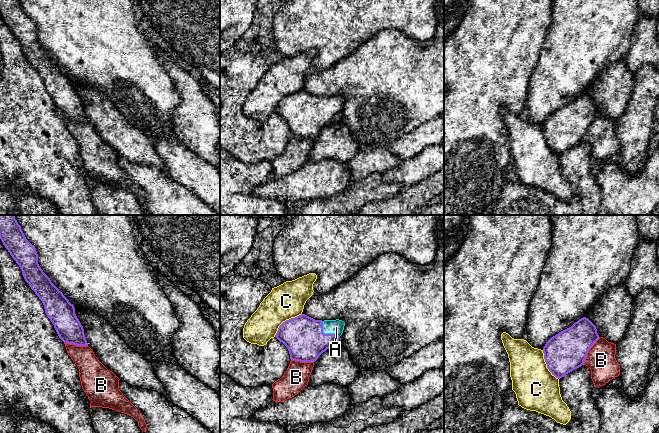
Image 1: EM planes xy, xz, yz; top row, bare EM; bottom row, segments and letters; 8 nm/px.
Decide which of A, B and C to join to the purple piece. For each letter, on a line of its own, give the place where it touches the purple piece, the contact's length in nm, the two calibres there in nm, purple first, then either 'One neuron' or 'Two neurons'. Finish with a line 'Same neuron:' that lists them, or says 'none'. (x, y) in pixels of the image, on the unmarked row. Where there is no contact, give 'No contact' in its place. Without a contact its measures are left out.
A: Touches purple at xz (326, 110). Shared border 190 nm. Thickness 320 nm (purple) against 120 nm. One neuron
B: Touches purple at yz (588, 126). Shared border 260 nm. Thickness 320 nm (purple) against 220 nm. Two neurons
C: Touches purple at xz (286, 96). Shared border 300 nm. Thickness 320 nm (purple) against 280 nm. Two neurons
Same neuron: A

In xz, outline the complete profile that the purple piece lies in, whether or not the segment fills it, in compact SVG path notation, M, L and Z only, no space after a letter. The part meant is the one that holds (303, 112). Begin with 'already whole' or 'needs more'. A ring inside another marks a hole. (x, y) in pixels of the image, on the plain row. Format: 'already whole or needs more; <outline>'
needs more; M301 90L283 98L275 113L287 123L291 136L315 138L323 128L338 119L344 102L345 98L339 95L322 97Z

